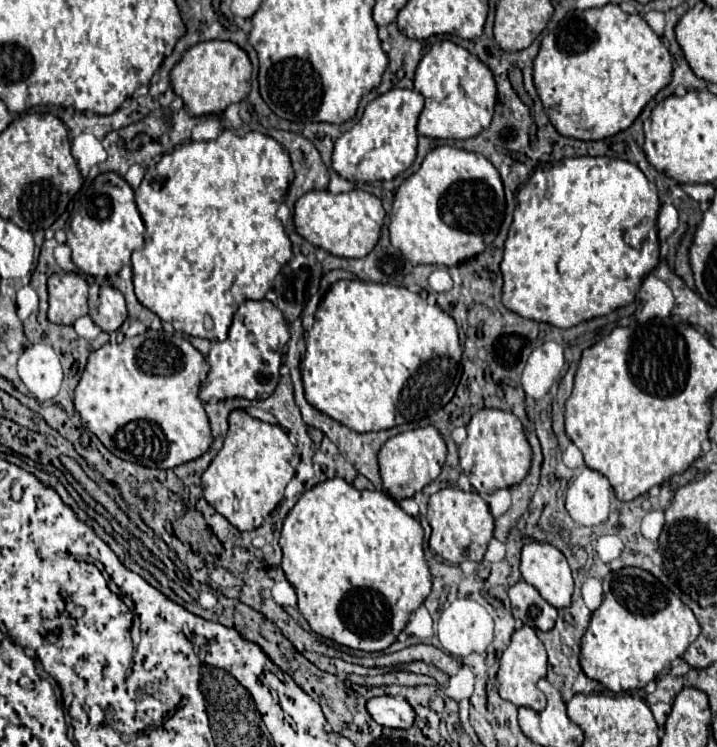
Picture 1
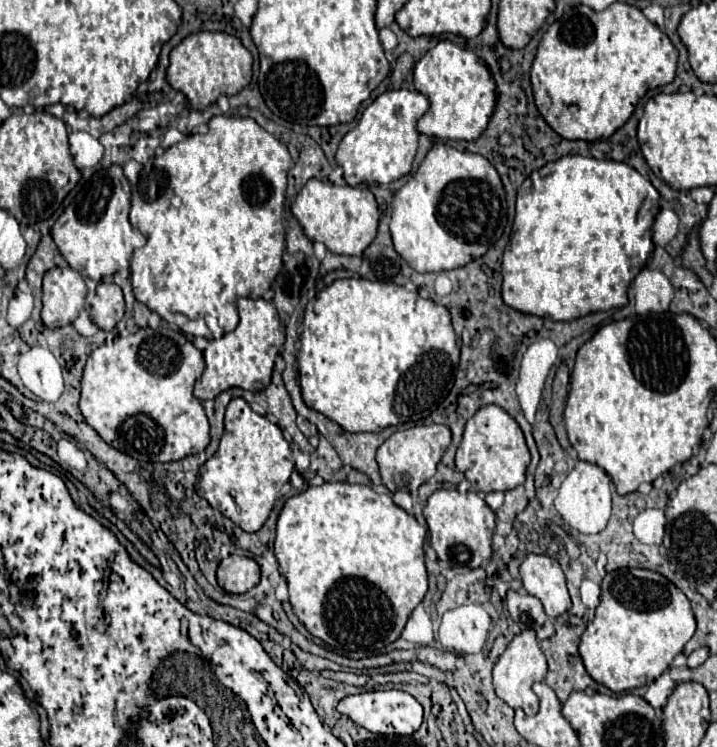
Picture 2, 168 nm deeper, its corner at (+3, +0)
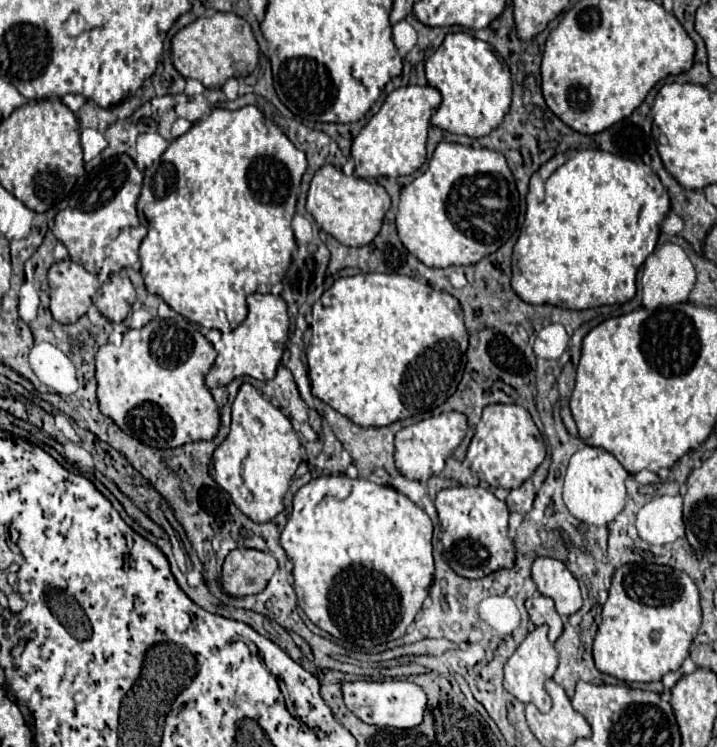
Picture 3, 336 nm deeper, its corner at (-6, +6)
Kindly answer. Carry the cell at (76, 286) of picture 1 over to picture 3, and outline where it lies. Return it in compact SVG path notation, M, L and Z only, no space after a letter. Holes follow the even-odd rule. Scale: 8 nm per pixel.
M64 259L48 271L50 311L58 323L76 323L92 305L98 289L98 277L82 265Z

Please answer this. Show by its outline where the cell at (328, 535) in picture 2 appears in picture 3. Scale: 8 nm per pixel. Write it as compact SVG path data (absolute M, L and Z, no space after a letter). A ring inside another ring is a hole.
M322 475L312 479L310 483L306 483L304 487L298 489L298 493L294 495L294 507L292 507L292 515L280 535L280 545L286 551L288 559L294 563L292 569L292 577L294 577L294 591L298 595L298 605L302 607L302 611L308 615L308 619L318 625L320 629L328 631L332 637L336 639L344 639L356 647L368 649L374 645L382 645L386 641L398 639L406 633L406 627L414 621L414 615L420 611L422 601L428 597L428 589L432 583L432 575L434 575L434 559L432 559L432 521L430 517L424 513L424 509L420 509L416 503L412 503L406 495L398 493L392 487L384 487L384 485L376 485L368 479L350 479L346 475Z

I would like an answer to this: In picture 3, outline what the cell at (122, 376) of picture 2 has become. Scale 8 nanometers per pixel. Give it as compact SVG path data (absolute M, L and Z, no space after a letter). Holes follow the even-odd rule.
M178 317L178 319L152 319L142 329L130 329L124 333L120 345L106 343L96 353L96 381L98 381L98 401L100 411L110 417L122 431L134 439L158 447L180 447L192 441L208 441L218 433L220 413L212 399L210 389L204 383L204 375L212 367L216 351L212 343L198 331L198 325Z

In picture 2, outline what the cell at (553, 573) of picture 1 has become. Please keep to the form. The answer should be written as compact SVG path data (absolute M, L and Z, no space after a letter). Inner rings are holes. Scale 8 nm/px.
M531 553L521 563L519 573L525 591L541 599L545 613L549 617L557 617L571 609L571 599L565 585L565 573L557 559Z

